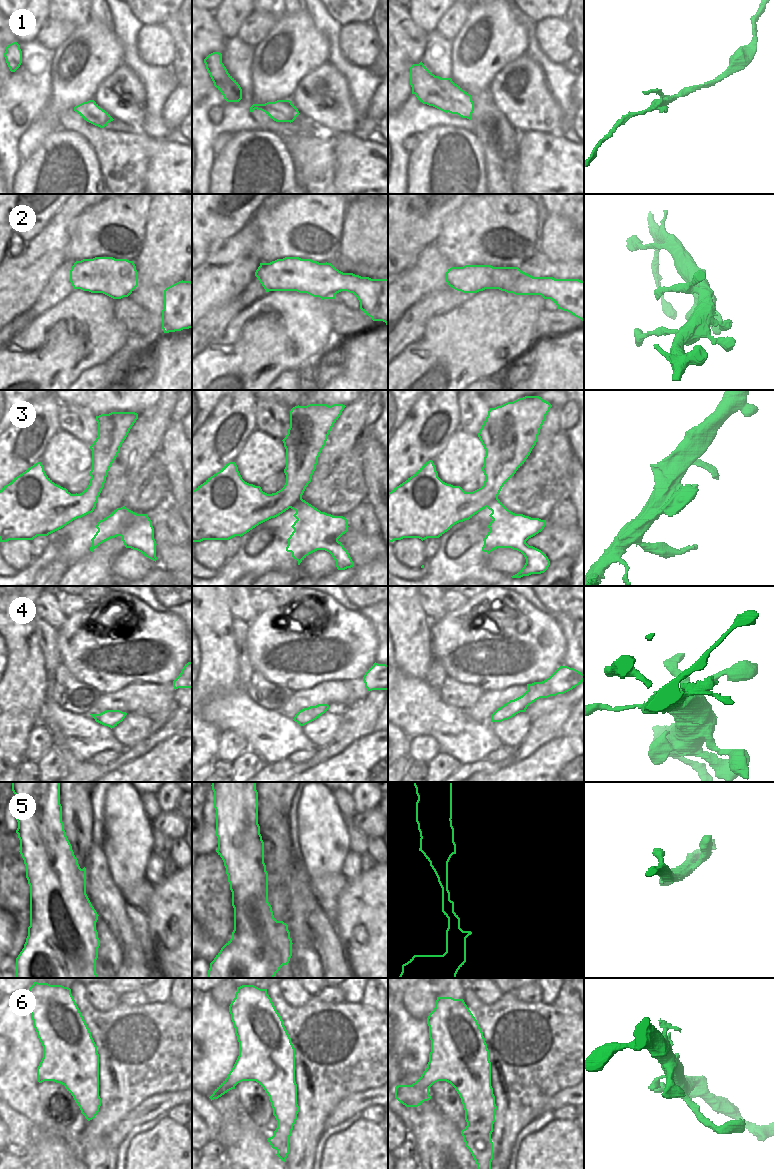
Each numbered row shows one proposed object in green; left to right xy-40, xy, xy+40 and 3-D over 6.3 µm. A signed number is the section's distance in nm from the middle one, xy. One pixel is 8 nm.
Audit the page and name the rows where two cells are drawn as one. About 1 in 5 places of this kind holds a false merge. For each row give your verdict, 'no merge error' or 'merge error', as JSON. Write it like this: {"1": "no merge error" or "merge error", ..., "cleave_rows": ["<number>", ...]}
{"1": "no merge error", "2": "no merge error", "3": "no merge error", "4": "no merge error", "5": "no merge error", "6": "no merge error", "cleave_rows": []}

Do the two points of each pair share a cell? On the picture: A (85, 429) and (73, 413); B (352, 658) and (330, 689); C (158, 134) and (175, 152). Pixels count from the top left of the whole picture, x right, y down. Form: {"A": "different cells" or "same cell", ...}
{"A": "same cell", "B": "different cells", "C": "different cells"}

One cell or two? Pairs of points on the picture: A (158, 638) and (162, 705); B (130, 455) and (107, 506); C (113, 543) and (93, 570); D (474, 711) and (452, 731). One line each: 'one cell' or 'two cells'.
A: two cells
B: one cell
C: one cell
D: two cells

